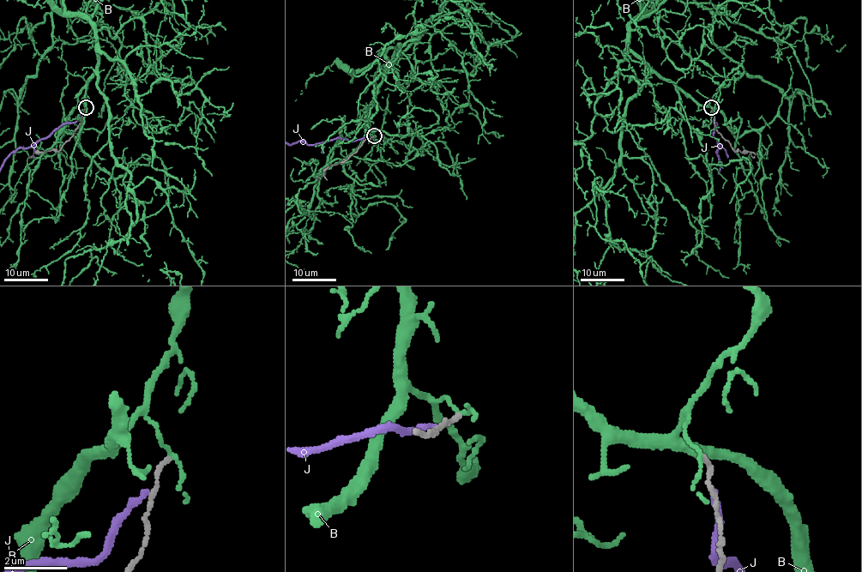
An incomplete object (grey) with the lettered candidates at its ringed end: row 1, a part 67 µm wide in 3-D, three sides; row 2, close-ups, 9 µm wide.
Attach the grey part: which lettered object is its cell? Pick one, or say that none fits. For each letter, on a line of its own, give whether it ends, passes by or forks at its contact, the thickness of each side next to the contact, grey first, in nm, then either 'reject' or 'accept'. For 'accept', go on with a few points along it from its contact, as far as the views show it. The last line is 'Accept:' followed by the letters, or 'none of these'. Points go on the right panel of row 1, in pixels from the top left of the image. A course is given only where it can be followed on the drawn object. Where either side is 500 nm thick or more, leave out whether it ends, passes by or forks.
B: it passes by; 140 nm thick on the grey side, 100 nm on the other; reject
J: it ends there; 120 nm thick on the grey side, 170 nm on the other; reject
Accept: none of these

